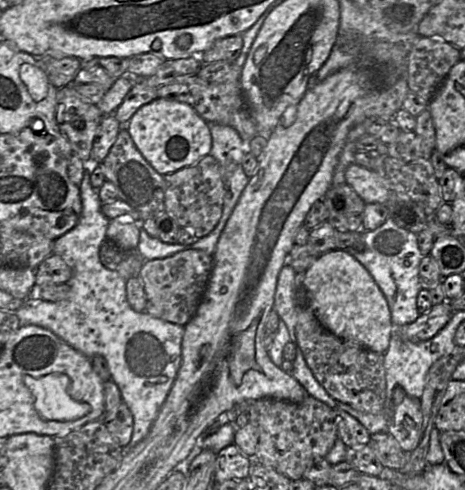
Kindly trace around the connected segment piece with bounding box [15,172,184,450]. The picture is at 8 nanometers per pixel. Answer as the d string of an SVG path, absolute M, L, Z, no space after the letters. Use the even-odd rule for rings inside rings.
M85 172L80 187L82 203L78 223L54 241L53 253L61 256L72 269L69 296L61 301L50 302L32 295L15 311L22 324L37 325L49 329L88 358L103 356L109 365L114 381L120 389L122 401L133 414L134 426L131 441L125 450L133 448L149 433L160 409L174 384L182 363L182 339L184 326L155 318L147 312L137 312L130 306L126 297L126 281L118 272L107 269L100 261L99 250L107 239L106 232L110 220L102 213L98 189L90 182L91 172Z

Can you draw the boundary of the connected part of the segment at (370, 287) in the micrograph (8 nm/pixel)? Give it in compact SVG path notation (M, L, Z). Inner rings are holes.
M333 249L322 253L303 273L308 305L318 321L335 336L384 354L394 330L387 300L369 271L350 253Z

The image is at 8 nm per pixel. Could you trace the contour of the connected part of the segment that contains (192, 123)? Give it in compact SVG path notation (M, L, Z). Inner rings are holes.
M157 98L140 107L122 127L127 128L139 152L162 176L195 164L212 148L208 122L192 106L176 100Z

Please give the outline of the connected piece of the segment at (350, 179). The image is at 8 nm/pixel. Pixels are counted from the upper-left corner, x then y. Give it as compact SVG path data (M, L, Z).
M352 163L345 171L346 183L367 203L386 204L390 190L376 171Z

